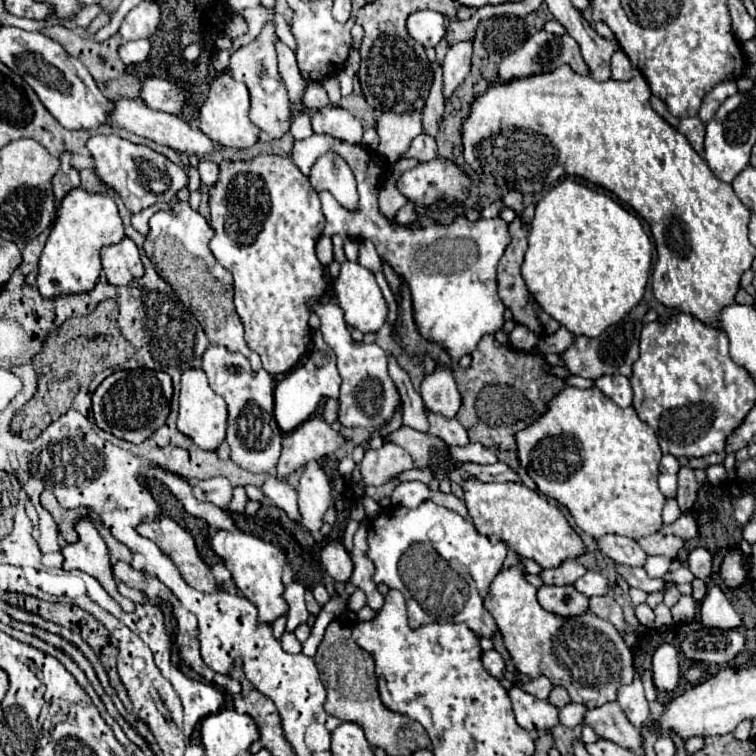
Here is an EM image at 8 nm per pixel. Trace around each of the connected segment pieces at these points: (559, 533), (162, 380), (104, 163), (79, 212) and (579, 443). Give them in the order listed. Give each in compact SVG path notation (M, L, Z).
M472 478L464 482L464 500L480 534L486 534L492 542L506 542L514 552L532 558L542 568L558 568L564 560L578 558L586 552L584 542L568 524L562 510L520 482L486 484Z
M148 368L122 370L108 376L92 396L92 412L98 428L132 444L148 440L160 426L166 424L172 402L172 378L166 372Z
M96 134L86 146L94 158L94 172L98 180L112 188L132 214L138 214L140 210L158 202L170 202L176 192L188 184L184 168L176 166L174 162L170 164L166 156L154 152L152 148L138 146L116 134Z
M80 188L70 190L58 206L56 222L52 224L44 252L40 256L40 272L36 284L42 298L52 300L64 294L88 294L94 290L102 272L100 250L104 246L118 244L122 238L124 226L116 202L110 196L88 194Z
M566 386L562 388L546 406L546 412L542 416L538 416L530 426L526 426L524 430L520 430L516 436L516 460L520 462L520 466L528 472L528 476L536 482L538 490L544 494L544 496L550 496L554 500L558 500L560 504L564 504L576 524L590 536L594 538L602 538L606 534L624 534L628 538L642 538L642 536L648 536L648 534L654 534L662 528L662 506L664 506L664 500L662 500L662 492L658 488L658 464L660 464L660 458L662 458L662 450L660 450L660 444L658 444L658 438L654 434L654 430L650 426L646 426L646 422L642 422L636 414L636 410L632 406L628 408L620 408L616 406L610 398L606 398L598 388L586 388L586 390L580 390L580 388L574 388L574 386Z

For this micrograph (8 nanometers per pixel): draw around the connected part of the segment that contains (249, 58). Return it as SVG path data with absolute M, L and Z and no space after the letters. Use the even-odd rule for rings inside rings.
M266 24L260 32L260 36L250 42L248 46L242 46L238 50L232 50L230 54L230 70L232 78L240 80L248 86L250 92L250 120L256 124L268 138L280 138L288 130L288 94L284 88L284 82L276 68L276 50L274 50L274 24Z

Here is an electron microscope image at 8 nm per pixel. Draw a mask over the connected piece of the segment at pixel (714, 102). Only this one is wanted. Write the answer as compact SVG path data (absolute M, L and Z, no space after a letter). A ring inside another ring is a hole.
M722 80L722 82L718 82L718 84L704 96L704 100L702 100L702 106L700 106L700 112L698 112L700 120L702 120L704 124L708 124L708 122L712 120L712 116L716 114L718 106L720 106L728 96L732 96L732 94L736 94L736 92L738 92L736 80Z

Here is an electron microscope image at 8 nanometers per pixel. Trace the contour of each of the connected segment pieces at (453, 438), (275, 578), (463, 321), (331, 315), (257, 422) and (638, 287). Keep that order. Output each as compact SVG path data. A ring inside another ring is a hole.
M428 412L428 418L430 418L430 434L442 438L446 444L458 444L458 446L470 444L468 432L458 420L446 420L446 418L442 418L438 414L430 414L430 412Z
M218 530L212 538L212 548L224 560L238 590L258 608L258 622L260 624L272 624L276 618L286 616L288 606L282 600L282 592L284 592L282 572L286 566L286 558L280 548L276 548L270 542L264 542L262 538L244 534L240 530L234 530L234 532Z
M310 136L306 140L294 142L292 160L302 174L310 174L316 160L326 154L340 154L350 166L356 188L358 188L358 206L354 210L344 208L330 192L320 192L322 212L326 216L324 236L348 236L352 240L370 240L382 262L390 264L394 272L410 288L414 322L422 338L440 344L452 360L460 360L464 354L472 354L476 344L484 334L494 334L504 326L504 302L498 298L496 290L496 266L504 256L504 250L510 242L508 224L502 218L476 220L456 218L450 224L440 224L430 220L426 214L418 212L418 218L412 224L396 224L392 218L386 218L378 206L378 190L386 180L386 162L372 150L362 148L360 144L348 144L330 136Z
M312 298L308 302L310 312L318 314L322 326L320 332L324 334L326 344L334 350L338 358L338 372L342 376L342 388L340 388L340 412L338 420L344 426L380 426L388 422L394 414L394 408L400 402L400 396L396 392L396 386L392 378L388 376L388 358L384 350L376 344L360 344L354 342L346 322L342 308L336 302L322 302L320 298Z
M210 346L202 356L202 370L210 380L210 388L220 394L228 404L228 432L226 442L232 450L230 458L248 472L274 474L280 450L282 450L282 432L274 420L274 380L266 370L254 372L250 360L240 352L230 352L224 346ZM270 426L272 436L264 444L262 430Z
M564 178L536 206L522 278L542 310L572 334L594 338L642 300L650 262L652 244L634 214L606 194Z

